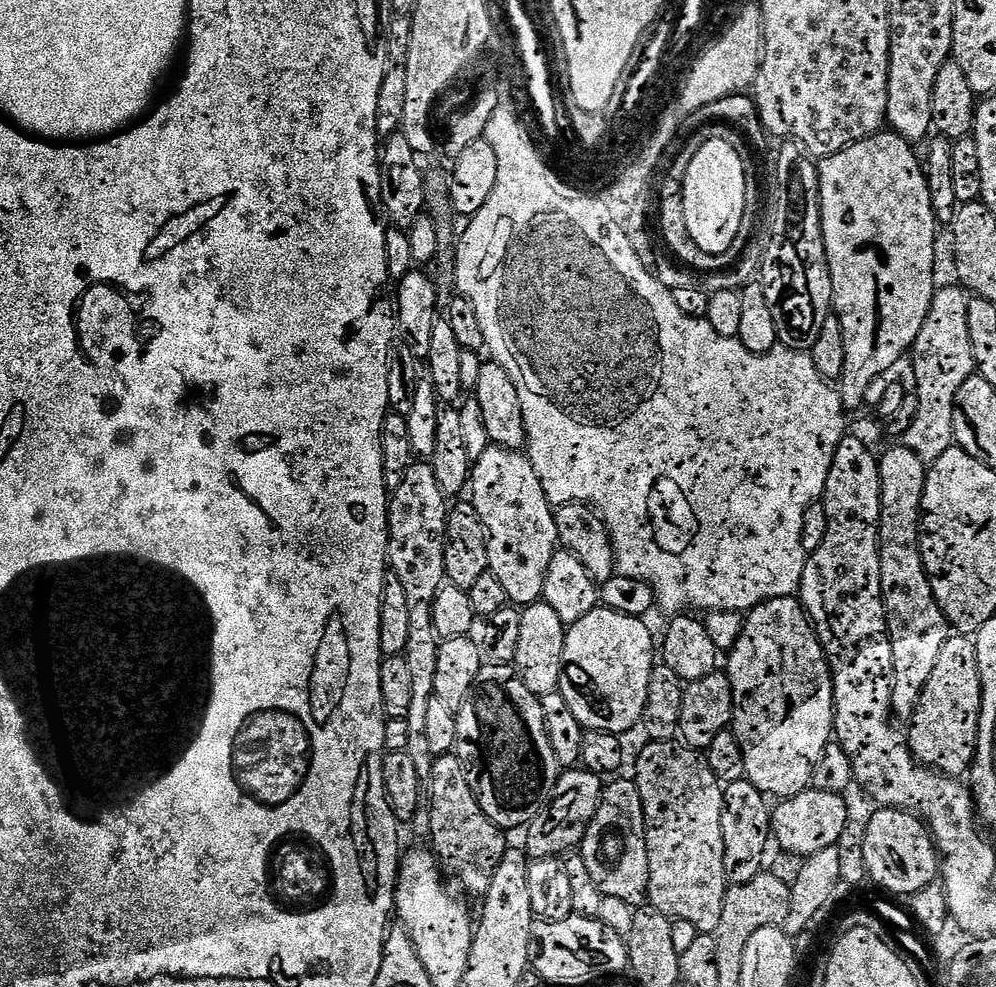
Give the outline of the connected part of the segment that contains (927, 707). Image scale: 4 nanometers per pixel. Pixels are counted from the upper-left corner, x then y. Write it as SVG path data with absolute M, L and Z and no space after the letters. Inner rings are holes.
M953 638L942 646L938 666L930 674L915 707L911 709L912 725L906 731L908 747L922 764L946 776L963 777L976 756L976 731L980 728L980 675L975 643Z

